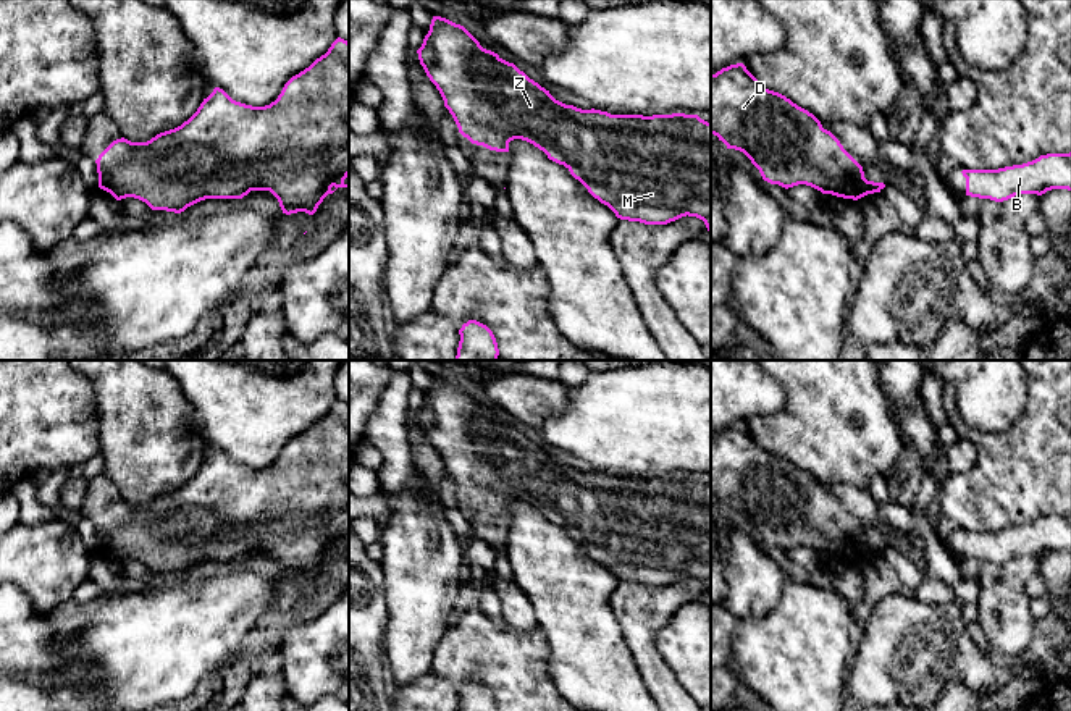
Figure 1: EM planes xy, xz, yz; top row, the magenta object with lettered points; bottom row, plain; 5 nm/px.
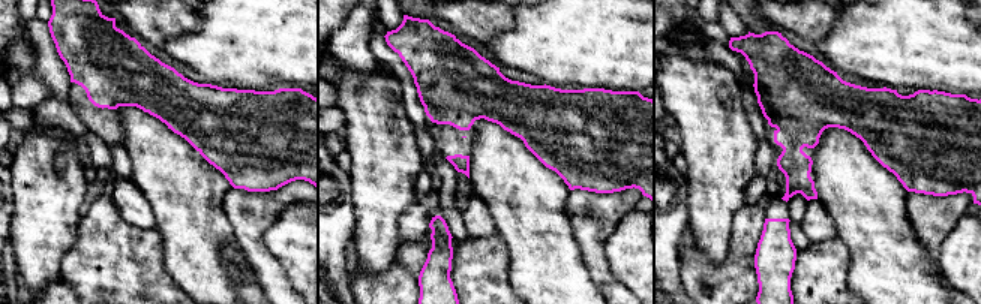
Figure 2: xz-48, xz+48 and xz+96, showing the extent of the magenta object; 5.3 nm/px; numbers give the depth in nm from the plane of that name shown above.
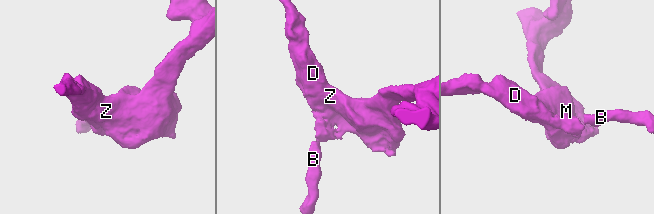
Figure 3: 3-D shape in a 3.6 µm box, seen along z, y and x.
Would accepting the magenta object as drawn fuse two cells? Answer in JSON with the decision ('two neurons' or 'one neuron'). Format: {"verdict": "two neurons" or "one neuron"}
{"verdict": "one neuron"}

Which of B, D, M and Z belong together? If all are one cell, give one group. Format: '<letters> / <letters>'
B D M Z

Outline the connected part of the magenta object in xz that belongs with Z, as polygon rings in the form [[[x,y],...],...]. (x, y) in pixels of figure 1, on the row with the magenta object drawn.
[[[433,16],[430,31],[417,53],[459,133],[472,144],[509,152],[510,141],[527,141],[543,150],[549,160],[564,165],[594,199],[607,205],[620,220],[667,225],[688,215],[703,220],[711,231],[711,123],[698,115],[611,115],[594,108],[582,110],[565,105],[514,63],[483,48],[464,26],[441,16]]]

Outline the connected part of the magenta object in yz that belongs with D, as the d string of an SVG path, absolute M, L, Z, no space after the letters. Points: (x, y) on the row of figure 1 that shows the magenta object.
M743 63L711 74L711 134L743 152L764 181L785 189L806 184L858 200L885 187L864 178L813 113L766 89Z

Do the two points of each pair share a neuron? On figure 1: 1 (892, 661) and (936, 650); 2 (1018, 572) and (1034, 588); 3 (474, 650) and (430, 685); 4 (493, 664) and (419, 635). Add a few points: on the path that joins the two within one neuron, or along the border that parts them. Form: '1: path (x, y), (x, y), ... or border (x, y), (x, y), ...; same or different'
1: path (903, 656), (911, 650), (924, 650); same
2: border (1037, 572), (1026, 584), (1026, 595), (1031, 600); different
3: border (432, 671), (457, 692); different
4: border (448, 631), (435, 652), (430, 671); different

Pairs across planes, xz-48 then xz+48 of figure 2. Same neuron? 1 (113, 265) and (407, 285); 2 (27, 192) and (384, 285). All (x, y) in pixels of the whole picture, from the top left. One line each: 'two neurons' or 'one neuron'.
1: two neurons
2: two neurons

